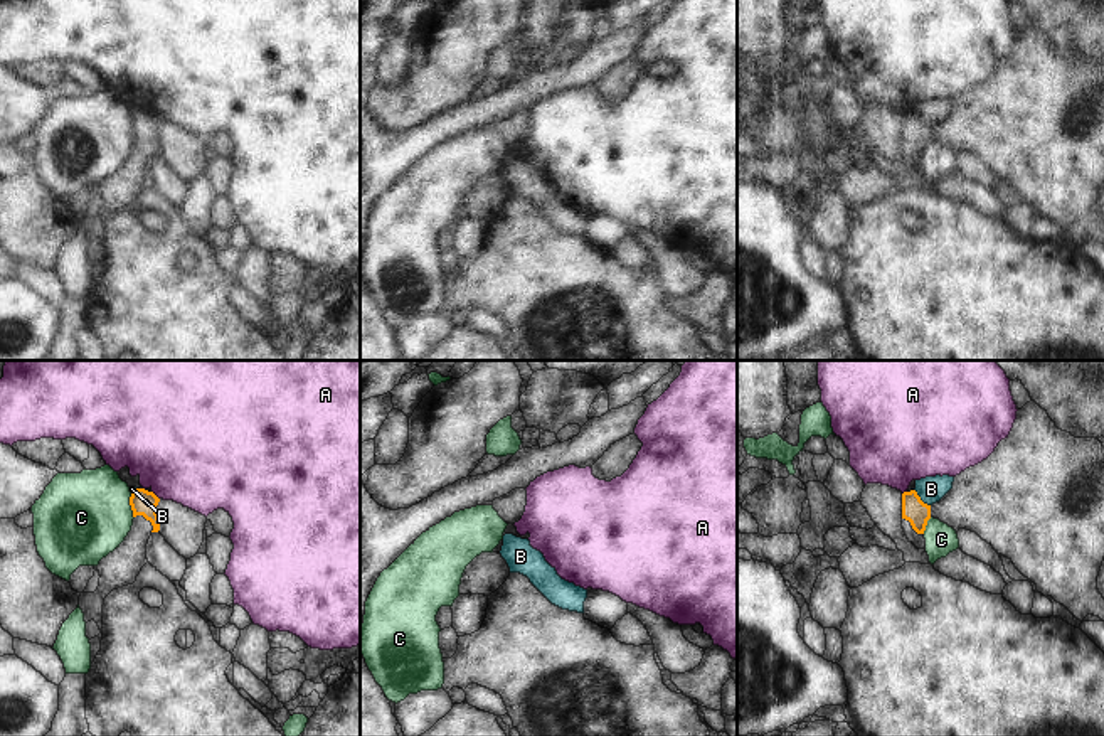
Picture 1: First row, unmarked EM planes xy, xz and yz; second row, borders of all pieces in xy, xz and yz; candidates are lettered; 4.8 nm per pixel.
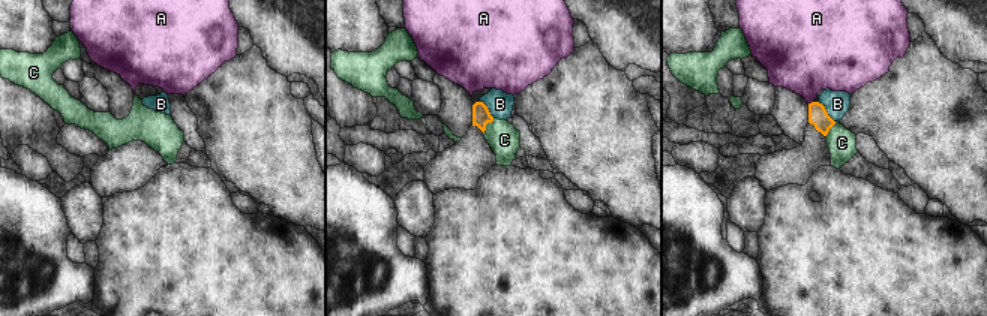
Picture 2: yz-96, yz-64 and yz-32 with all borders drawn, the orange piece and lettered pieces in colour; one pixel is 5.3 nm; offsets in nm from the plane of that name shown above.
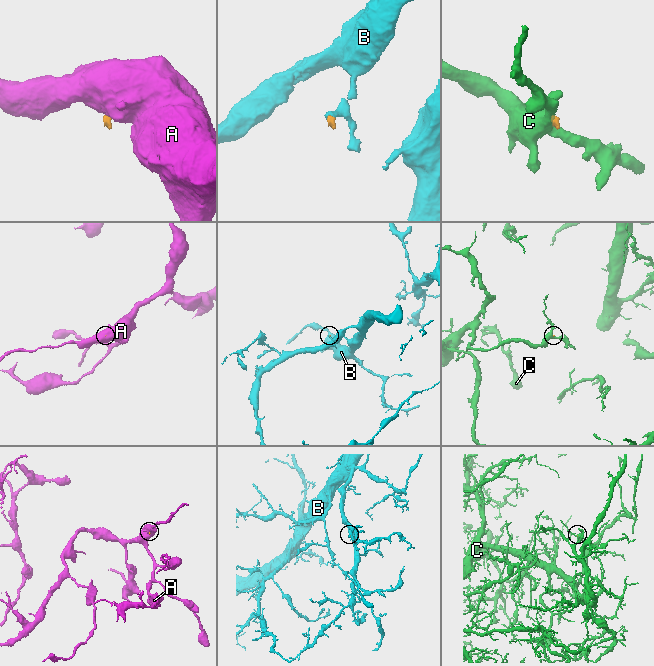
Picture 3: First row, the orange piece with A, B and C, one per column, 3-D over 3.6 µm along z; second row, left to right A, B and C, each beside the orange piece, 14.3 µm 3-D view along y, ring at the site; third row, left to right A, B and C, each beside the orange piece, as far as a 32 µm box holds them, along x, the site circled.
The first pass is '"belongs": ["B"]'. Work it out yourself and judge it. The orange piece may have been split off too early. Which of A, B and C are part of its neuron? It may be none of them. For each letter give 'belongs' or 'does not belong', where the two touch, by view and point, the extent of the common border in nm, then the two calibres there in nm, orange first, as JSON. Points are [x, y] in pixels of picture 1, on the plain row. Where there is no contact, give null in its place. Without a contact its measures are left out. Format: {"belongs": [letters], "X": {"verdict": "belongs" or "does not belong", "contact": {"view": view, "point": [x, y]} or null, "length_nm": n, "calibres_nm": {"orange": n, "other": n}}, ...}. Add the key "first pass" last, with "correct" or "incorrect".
{"belongs": ["B"], "A": {"verdict": "does not belong", "contact": {"view": "xy", "point": [155, 118]}, "length_nm": 60, "calibres_nm": {"orange": 120, "other": 460}}, "B": {"verdict": "belongs", "contact": {"view": "yz", "point": [919, 122]}, "length_nm": 120, "calibres_nm": {"orange": 120, "other": 130}}, "C": {"verdict": "does not belong", "contact": {"view": "xy", "point": [130, 127]}, "length_nm": 130, "calibres_nm": {"orange": 120, "other": 440}}, "first pass": "correct"}

